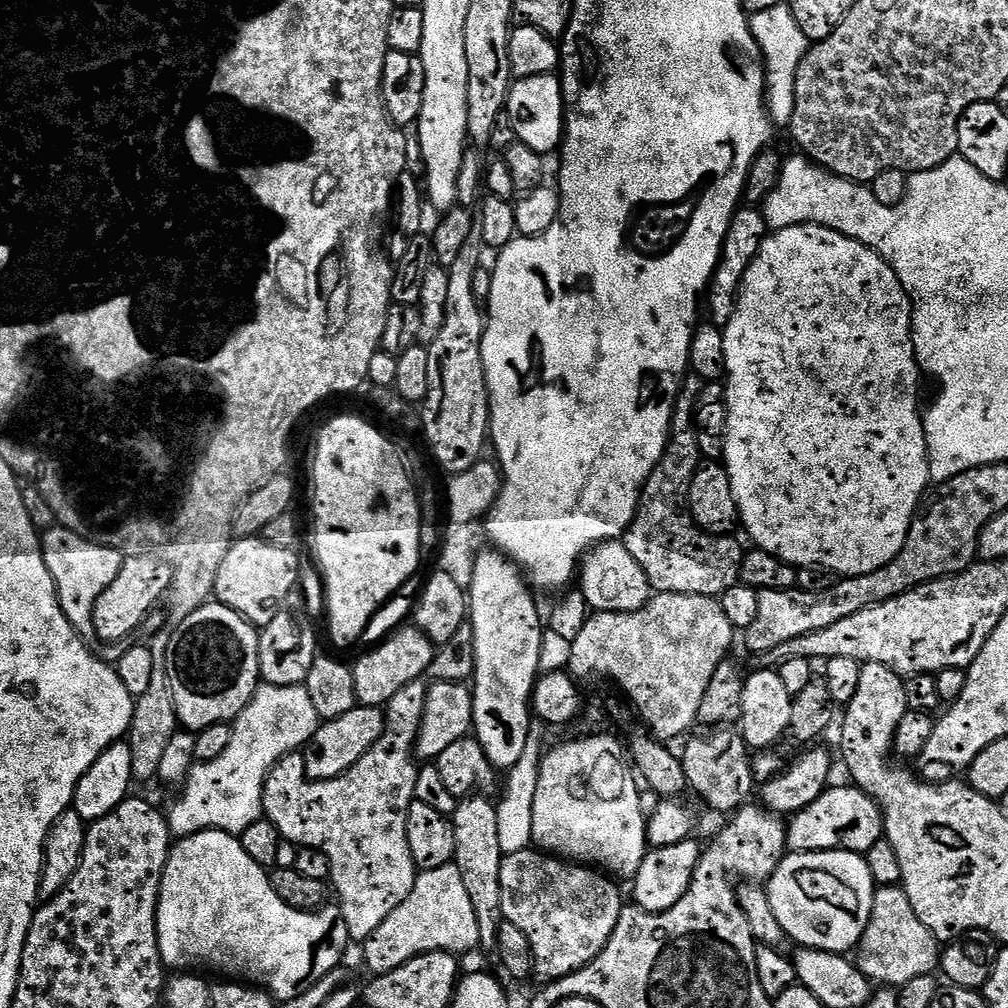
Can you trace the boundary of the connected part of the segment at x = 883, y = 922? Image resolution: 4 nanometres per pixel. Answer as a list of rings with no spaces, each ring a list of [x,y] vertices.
[[[877,887],[870,922],[858,945],[858,966],[869,980],[880,986],[899,986],[910,982],[910,978],[931,976],[937,971],[941,951],[935,934],[922,926],[922,918],[914,914],[903,887]]]

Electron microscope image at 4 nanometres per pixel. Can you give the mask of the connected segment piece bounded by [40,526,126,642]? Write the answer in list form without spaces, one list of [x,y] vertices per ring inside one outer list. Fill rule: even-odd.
[[[63,526],[47,529],[41,535],[40,549],[46,562],[46,570],[50,570],[50,578],[54,578],[56,583],[58,602],[66,618],[83,640],[95,641],[95,603],[102,597],[102,592],[114,582],[114,578],[118,578],[126,559],[125,553],[119,552],[117,548],[104,548],[102,544],[84,540],[81,536],[73,536]]]

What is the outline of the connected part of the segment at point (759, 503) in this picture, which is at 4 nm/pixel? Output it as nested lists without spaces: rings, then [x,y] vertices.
[[[792,225],[769,231],[754,262],[750,262],[746,270],[736,297],[736,309],[722,331],[728,371],[728,419],[722,436],[722,463],[730,474],[730,486],[734,490],[734,502],[738,502],[740,522],[743,531],[748,531],[749,538],[753,540],[751,543],[782,558],[787,564],[800,568],[823,564],[842,578],[870,574],[886,566],[902,550],[912,522],[917,519],[925,495],[924,487],[930,484],[928,443],[924,433],[924,416],[920,412],[922,373],[916,362],[916,347],[912,341],[912,303],[896,271],[875,250],[824,225]]]

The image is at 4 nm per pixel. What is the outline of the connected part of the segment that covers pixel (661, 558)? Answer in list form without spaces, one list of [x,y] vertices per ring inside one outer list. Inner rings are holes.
[[[685,376],[672,415],[668,448],[646,482],[636,516],[624,533],[622,543],[628,547],[630,554],[634,554],[638,566],[646,570],[648,581],[657,593],[677,592],[720,598],[726,590],[730,590],[730,586],[740,583],[745,549],[740,548],[739,542],[732,536],[709,536],[696,525],[688,511],[690,482],[702,463],[696,423],[696,402],[700,398],[701,387],[699,376]]]

